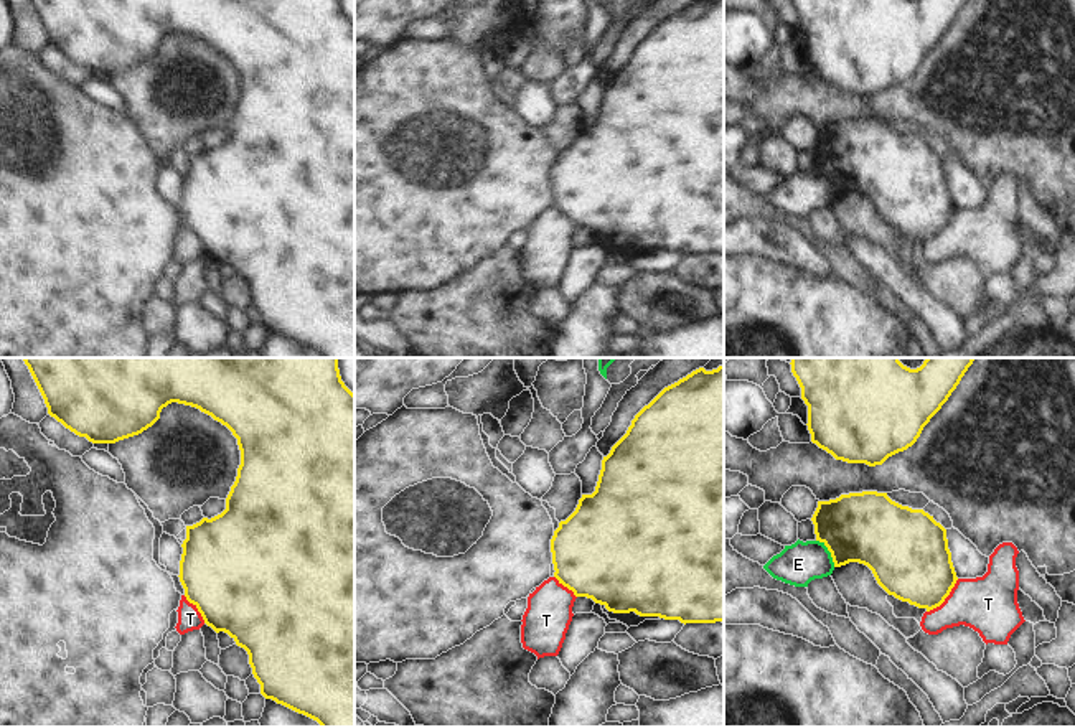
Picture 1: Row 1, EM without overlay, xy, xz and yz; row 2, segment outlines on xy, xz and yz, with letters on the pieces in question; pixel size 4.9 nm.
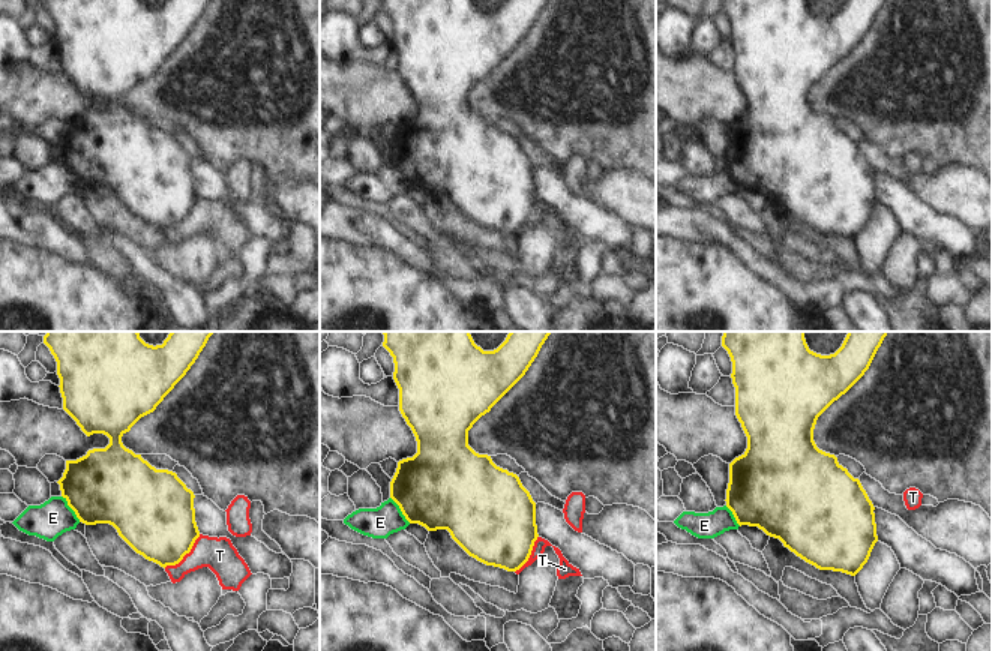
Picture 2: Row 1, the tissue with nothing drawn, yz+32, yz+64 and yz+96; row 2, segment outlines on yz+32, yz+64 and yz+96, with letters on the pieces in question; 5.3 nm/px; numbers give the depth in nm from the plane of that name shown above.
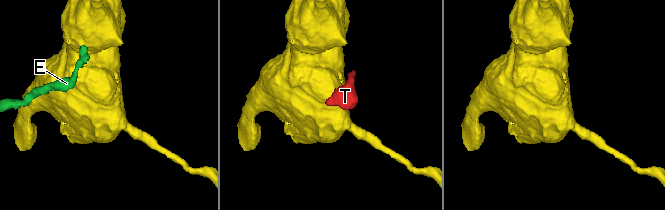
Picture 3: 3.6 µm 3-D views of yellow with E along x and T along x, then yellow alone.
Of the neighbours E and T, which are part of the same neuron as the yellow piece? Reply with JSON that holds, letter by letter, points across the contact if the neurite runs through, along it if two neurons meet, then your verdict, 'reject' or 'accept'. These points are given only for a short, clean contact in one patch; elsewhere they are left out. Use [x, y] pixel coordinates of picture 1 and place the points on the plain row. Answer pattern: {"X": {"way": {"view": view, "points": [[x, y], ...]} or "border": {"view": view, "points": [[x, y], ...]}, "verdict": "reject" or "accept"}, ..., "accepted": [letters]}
{"E": {"verdict": "reject"}, "T": {"border": {"view": "yz", "points": [[958, 210], [950, 225], [927, 243]]}, "verdict": "reject"}, "accepted": []}

